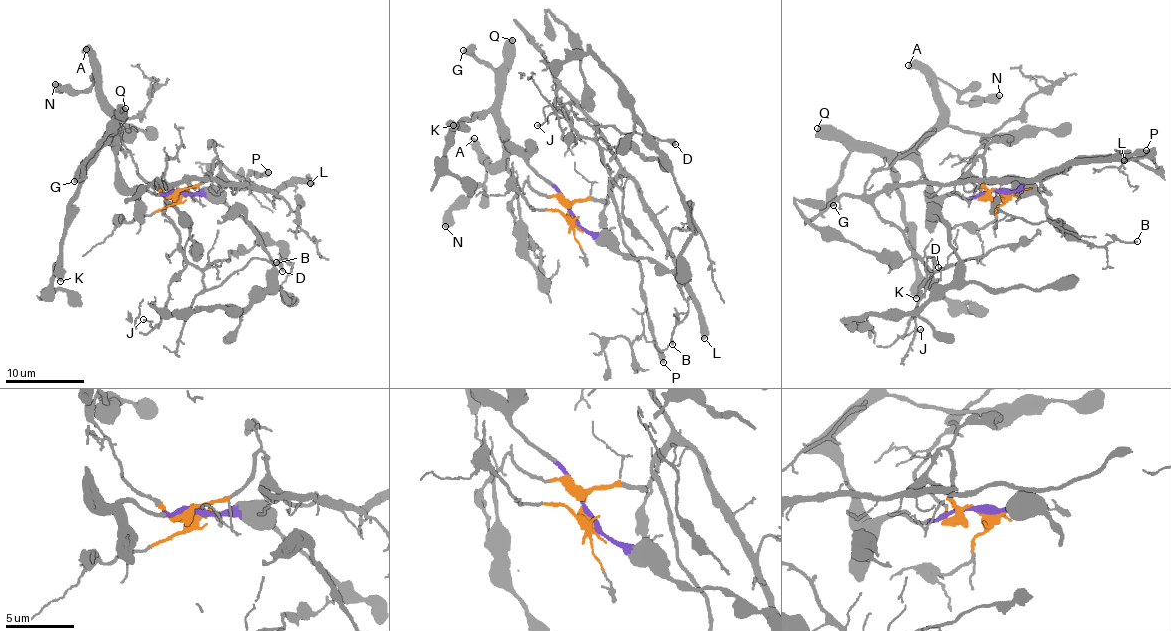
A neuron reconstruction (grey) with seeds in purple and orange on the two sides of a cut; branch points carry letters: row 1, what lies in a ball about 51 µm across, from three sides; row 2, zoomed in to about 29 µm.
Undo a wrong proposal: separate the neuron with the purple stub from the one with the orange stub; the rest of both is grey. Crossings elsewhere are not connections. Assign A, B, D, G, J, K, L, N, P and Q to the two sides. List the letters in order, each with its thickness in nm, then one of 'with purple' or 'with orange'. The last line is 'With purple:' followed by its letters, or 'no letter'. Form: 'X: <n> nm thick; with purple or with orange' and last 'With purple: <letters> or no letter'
A: 550 nm thick; with purple
B: 180 nm thick; with purple
D: 320 nm thick; with orange
G: 480 nm thick; with purple
J: 120 nm thick; with orange
K: 550 nm thick; with purple
L: 550 nm thick; with orange
N: 650 nm thick; with purple
P: 480 nm thick; with orange
Q: 500 nm thick; with purple
With purple: A, B, G, K, N, Q

